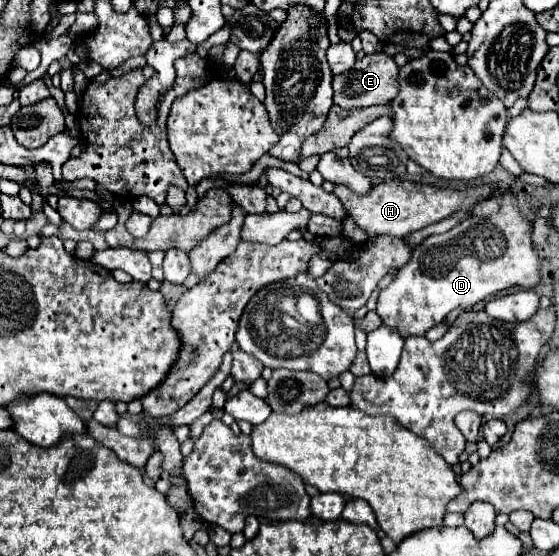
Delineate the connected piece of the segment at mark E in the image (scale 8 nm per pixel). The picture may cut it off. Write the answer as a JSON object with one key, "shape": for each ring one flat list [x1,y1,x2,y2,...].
{"shape":[[384,52,366,54,362,60,356,60,350,72,334,76,334,104,342,106,344,110,390,104,398,94,398,72,400,70,392,56]]}

